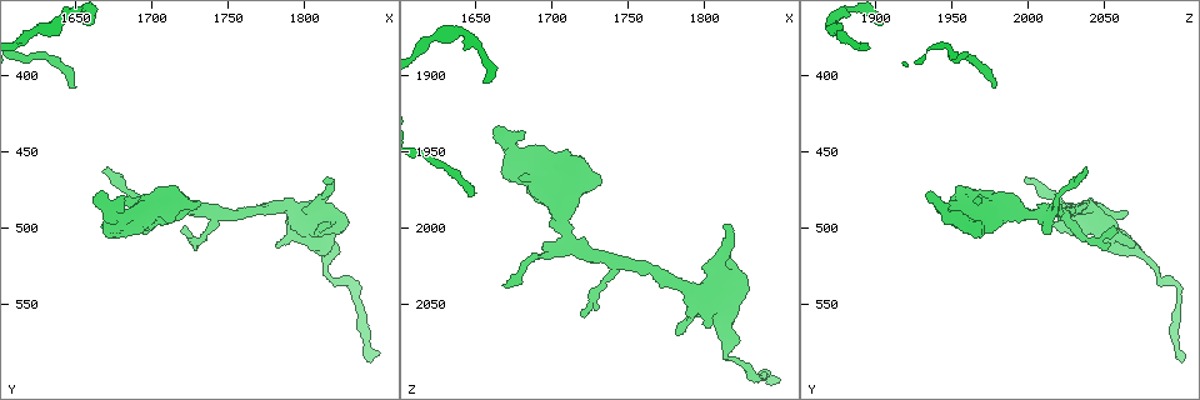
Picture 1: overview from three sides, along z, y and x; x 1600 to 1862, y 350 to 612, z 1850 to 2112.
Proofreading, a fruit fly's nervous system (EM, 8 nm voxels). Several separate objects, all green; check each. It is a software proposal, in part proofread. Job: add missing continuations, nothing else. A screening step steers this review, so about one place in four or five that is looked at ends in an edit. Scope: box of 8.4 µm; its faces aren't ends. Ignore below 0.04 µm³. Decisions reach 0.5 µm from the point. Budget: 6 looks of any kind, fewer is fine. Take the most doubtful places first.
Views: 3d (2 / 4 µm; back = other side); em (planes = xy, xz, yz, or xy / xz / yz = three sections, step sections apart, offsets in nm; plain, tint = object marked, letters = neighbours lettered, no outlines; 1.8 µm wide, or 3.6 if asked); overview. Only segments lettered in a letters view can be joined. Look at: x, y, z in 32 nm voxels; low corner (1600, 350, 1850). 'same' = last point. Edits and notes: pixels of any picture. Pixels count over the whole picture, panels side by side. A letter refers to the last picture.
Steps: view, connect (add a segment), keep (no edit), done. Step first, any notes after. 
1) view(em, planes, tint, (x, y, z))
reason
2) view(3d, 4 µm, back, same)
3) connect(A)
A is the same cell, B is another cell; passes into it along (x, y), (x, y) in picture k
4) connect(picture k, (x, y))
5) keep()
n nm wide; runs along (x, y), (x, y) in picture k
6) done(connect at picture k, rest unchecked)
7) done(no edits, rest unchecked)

view(em, planes, letters, (1696, 502, 2012))
branch stops here

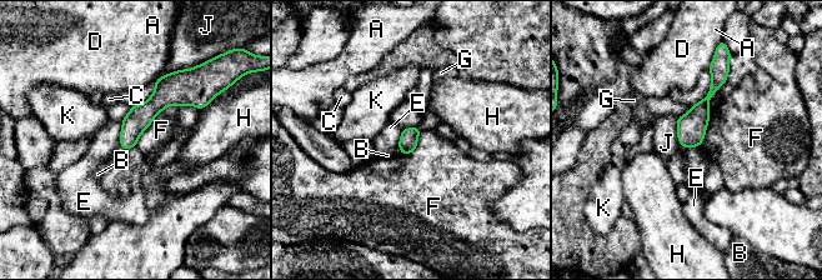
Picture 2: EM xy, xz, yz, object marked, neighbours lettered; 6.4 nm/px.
keep()
110 nm wide; A, B, C, D, E, F, G, H, J and K are other cells; runs along (170, 76), (169, 90), (123, 143) in picture 2; none of them fits

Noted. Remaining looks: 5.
view(3d, 2 µm, (1814, 468, 1998))
tapers out

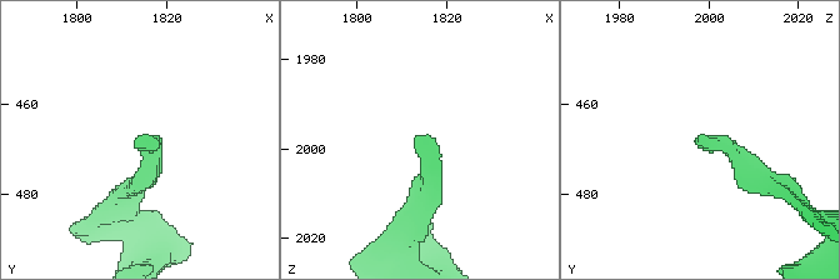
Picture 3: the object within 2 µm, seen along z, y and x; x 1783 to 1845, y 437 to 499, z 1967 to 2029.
view(em, yz, step 16, tint, (1814, 468, 1998))

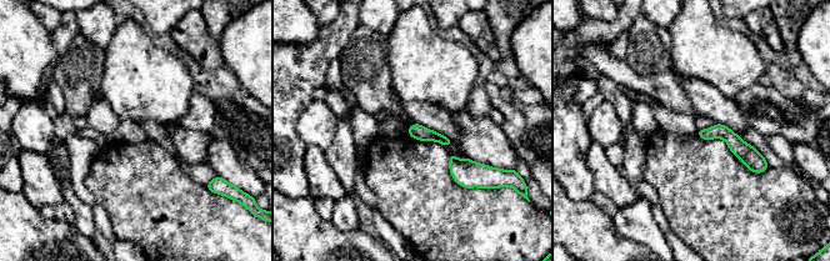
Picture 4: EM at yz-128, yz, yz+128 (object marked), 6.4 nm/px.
view(em, planes, letters, same)
another direction

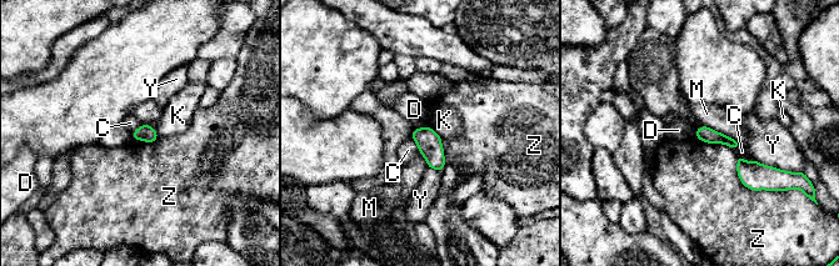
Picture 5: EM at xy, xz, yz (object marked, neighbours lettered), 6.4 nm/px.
keep()
100 nm wide; C, D, K, M, Y and Z are other cells; border along (737, 155), (748, 161), (754, 160) in picture 5; none of them fits

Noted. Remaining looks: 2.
done(no edits, rest unchecked)

